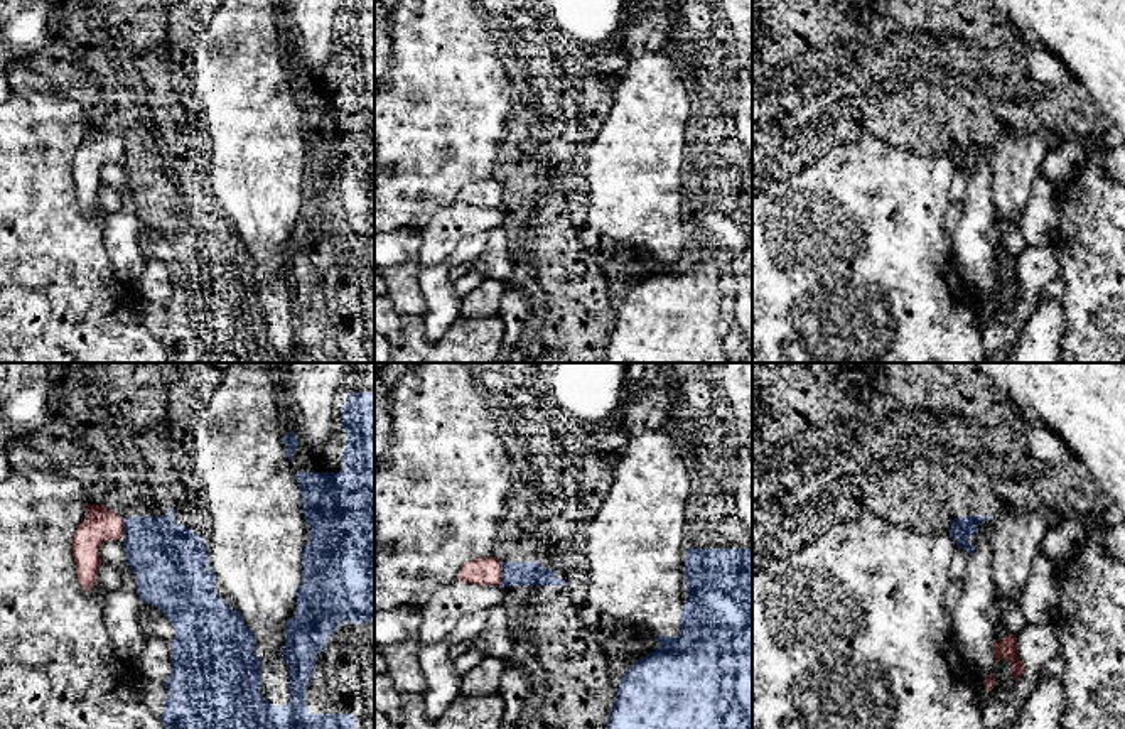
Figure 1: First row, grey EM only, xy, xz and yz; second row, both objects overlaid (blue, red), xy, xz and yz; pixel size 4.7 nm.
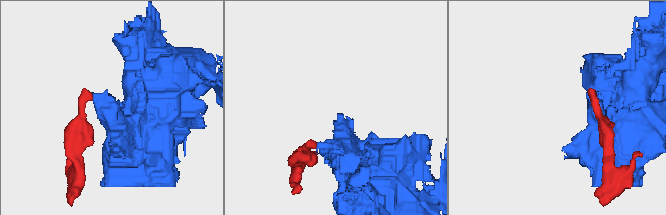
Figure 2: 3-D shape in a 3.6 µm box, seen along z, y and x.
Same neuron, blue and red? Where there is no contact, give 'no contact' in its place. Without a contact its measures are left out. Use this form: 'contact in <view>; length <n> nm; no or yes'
contact in xz; length 100 nm; no

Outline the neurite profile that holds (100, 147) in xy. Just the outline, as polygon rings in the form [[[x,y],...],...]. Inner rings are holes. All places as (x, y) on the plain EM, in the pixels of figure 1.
[[[88,127],[88,137],[79,145],[73,160],[78,202],[86,214],[98,204],[101,167],[108,162],[121,162],[123,140],[100,127]]]

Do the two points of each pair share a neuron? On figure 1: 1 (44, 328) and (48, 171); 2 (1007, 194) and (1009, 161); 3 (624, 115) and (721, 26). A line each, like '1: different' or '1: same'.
1: same
2: same
3: different

